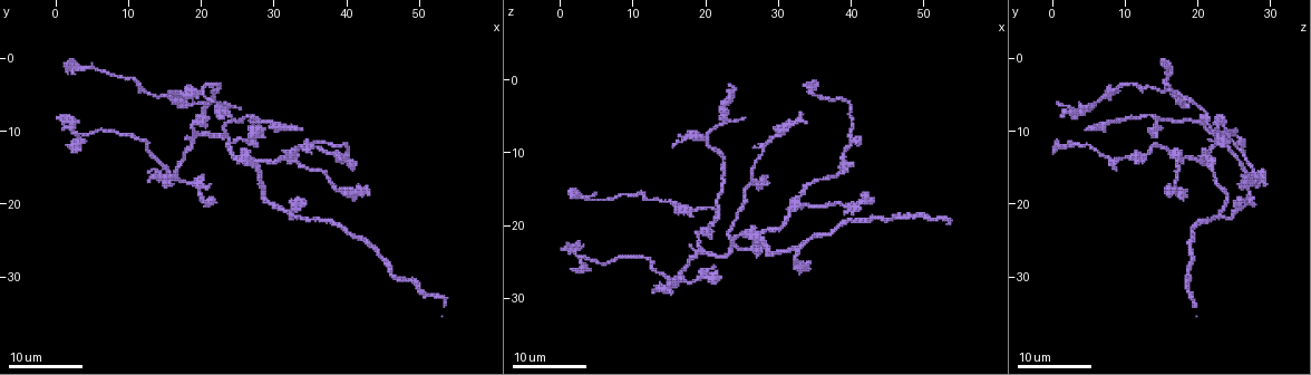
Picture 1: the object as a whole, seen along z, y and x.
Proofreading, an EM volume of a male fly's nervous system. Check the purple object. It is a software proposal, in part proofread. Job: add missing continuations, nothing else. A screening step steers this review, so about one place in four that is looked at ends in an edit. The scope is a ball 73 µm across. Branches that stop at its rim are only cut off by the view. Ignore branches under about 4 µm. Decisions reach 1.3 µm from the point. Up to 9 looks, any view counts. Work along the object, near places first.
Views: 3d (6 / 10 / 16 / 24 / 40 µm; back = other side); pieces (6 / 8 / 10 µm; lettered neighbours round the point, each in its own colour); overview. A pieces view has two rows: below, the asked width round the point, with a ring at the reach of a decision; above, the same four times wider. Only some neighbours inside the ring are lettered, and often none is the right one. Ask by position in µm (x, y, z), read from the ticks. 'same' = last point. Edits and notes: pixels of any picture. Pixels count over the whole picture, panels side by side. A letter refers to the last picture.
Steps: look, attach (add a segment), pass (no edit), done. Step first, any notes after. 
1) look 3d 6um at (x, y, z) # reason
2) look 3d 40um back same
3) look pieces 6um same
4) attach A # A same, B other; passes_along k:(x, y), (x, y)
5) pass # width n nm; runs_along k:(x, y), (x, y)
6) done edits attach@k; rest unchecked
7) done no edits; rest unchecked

look 3d 16um at (33.5, 9.5, 6.0) # an open end

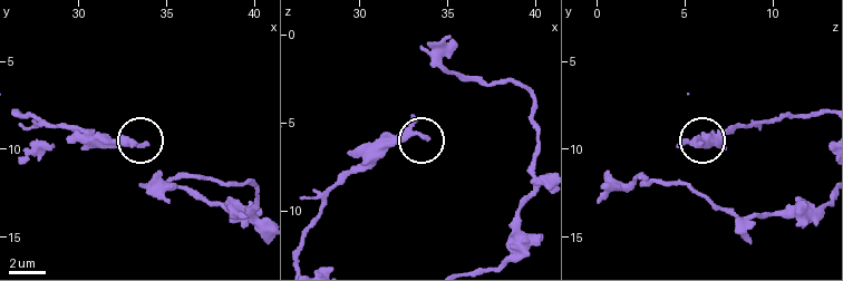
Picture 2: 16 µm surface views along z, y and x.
look pieces 8um at (33.9, 9.8, 5.9) # what lies round it

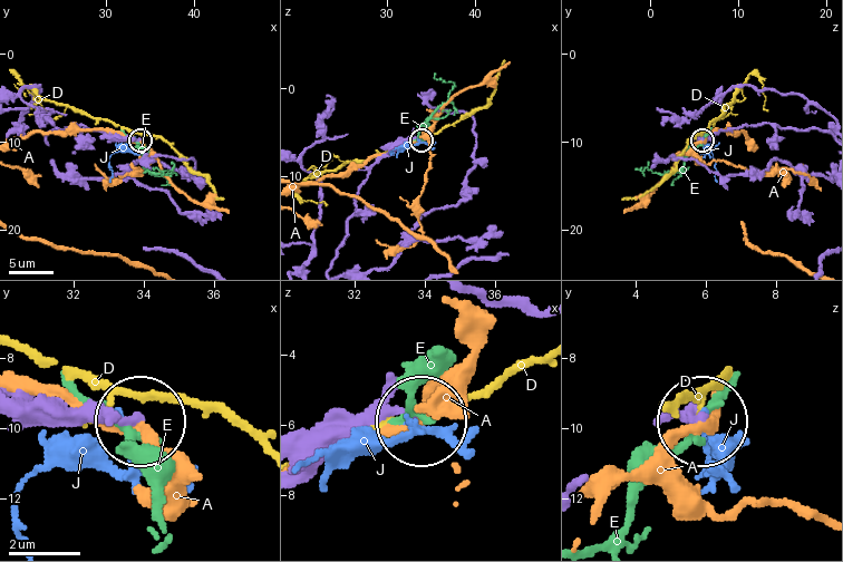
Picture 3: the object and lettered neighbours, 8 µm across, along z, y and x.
pass # width 220 nm; A other, D other, E other, J other; none of them fits

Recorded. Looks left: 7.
look 3d 16um at (41.0, 15.5, 9.0) # branch stops here

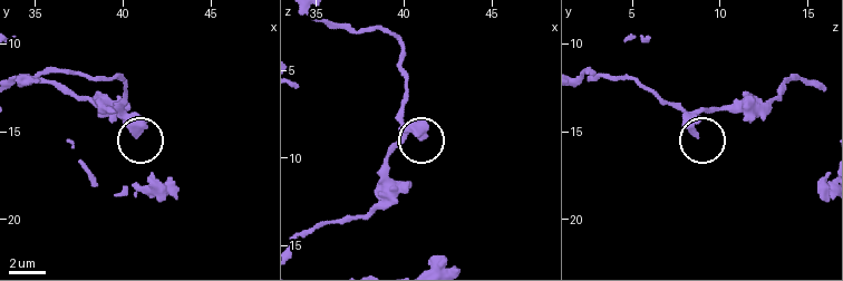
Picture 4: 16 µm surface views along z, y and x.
look pieces 10um at (40.6, 15.2, 8.8)

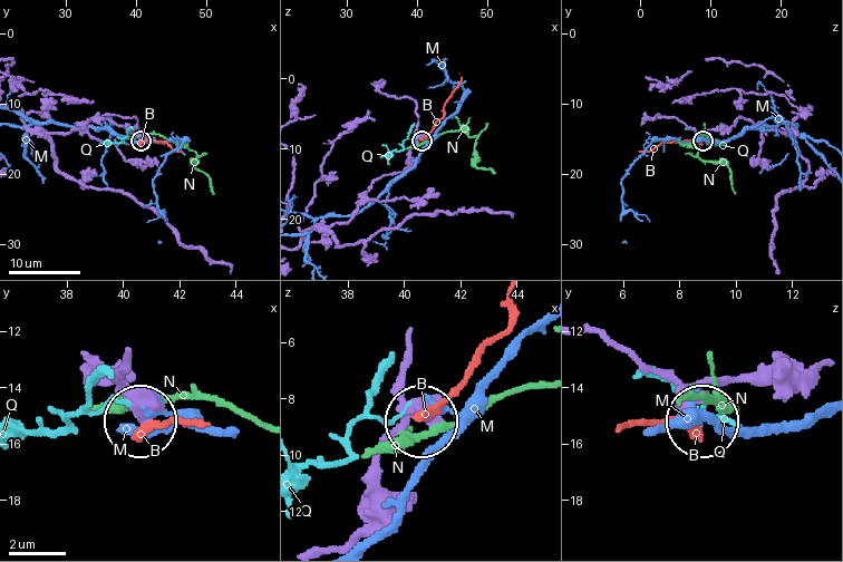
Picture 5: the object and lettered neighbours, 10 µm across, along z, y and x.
pass # B other, M other, N other, Q other; no lettered segment goes on from it

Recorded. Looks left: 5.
look 3d 16um at (18.0, 11.0, 22.5) # branch stops here

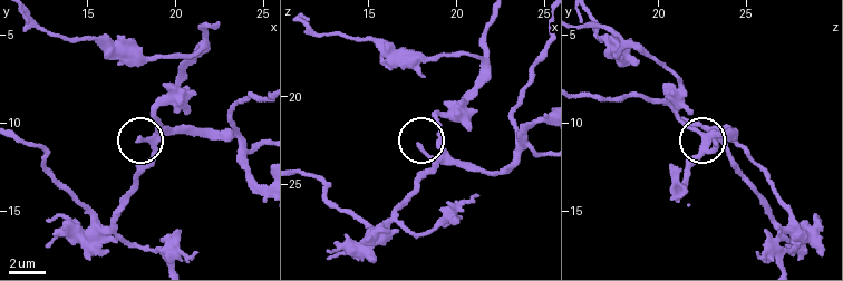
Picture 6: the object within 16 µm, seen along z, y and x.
look pieces 10um at (18.0, 11.1, 22.8)

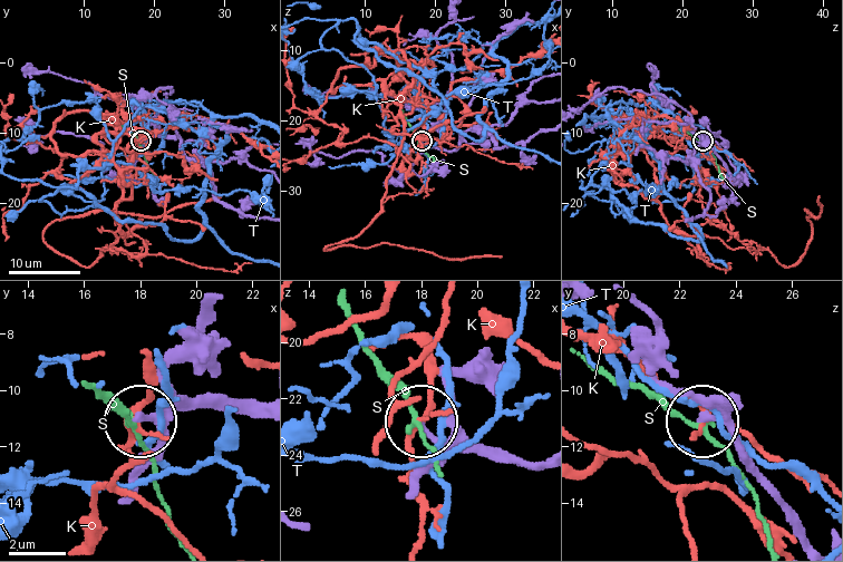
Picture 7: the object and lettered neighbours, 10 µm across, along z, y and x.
pass # K other, S other, T other; no lettered segment goes on from it

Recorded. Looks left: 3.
look 3d 16um at (1.5, 1.0, 15.0) # an open end

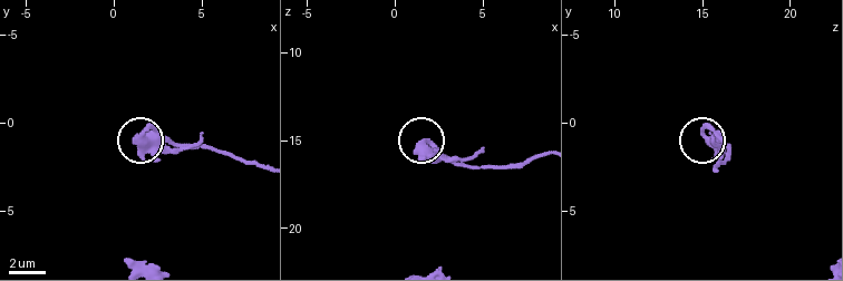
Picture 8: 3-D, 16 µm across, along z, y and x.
look pieces 6um at (1.2, 1.0, 15.2)

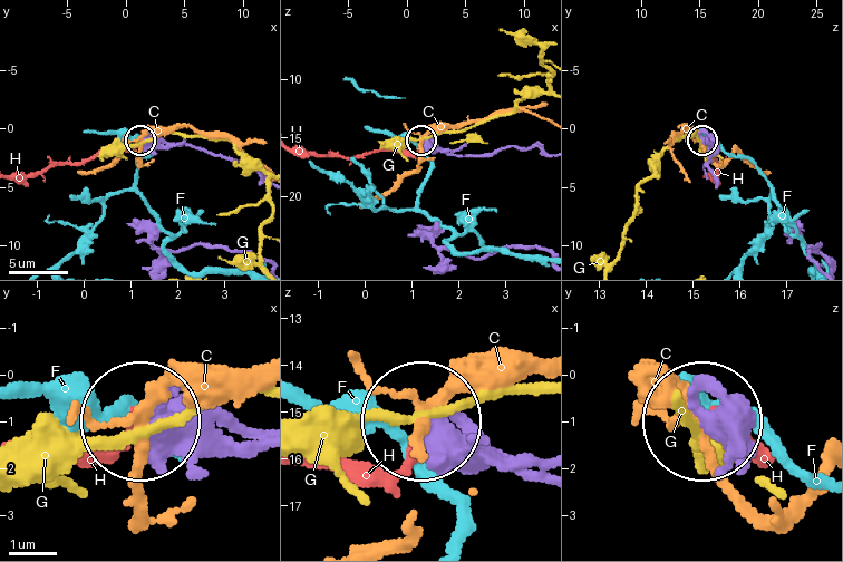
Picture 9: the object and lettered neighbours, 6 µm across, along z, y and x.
pass # C other, F other, G other, H other; runs_along 9:(258, 441), (174, 441), (142, 420); no lettered segment goes on from it

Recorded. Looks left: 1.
done no edits; rest unchecked

